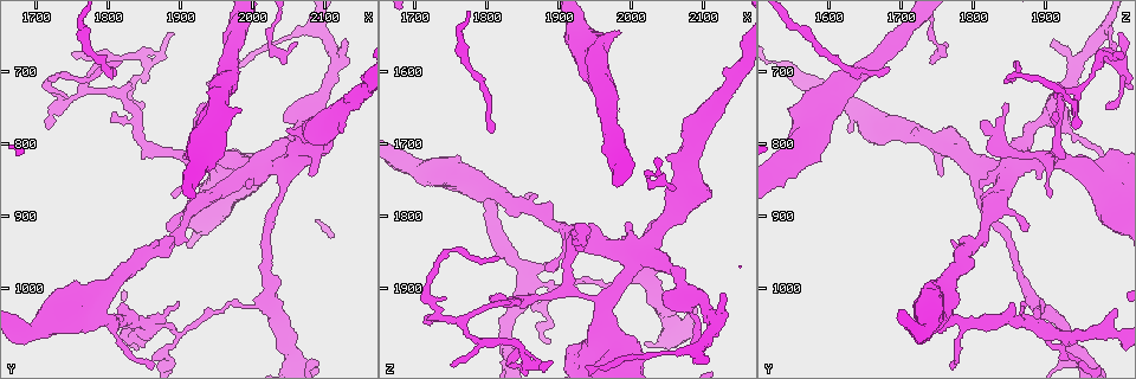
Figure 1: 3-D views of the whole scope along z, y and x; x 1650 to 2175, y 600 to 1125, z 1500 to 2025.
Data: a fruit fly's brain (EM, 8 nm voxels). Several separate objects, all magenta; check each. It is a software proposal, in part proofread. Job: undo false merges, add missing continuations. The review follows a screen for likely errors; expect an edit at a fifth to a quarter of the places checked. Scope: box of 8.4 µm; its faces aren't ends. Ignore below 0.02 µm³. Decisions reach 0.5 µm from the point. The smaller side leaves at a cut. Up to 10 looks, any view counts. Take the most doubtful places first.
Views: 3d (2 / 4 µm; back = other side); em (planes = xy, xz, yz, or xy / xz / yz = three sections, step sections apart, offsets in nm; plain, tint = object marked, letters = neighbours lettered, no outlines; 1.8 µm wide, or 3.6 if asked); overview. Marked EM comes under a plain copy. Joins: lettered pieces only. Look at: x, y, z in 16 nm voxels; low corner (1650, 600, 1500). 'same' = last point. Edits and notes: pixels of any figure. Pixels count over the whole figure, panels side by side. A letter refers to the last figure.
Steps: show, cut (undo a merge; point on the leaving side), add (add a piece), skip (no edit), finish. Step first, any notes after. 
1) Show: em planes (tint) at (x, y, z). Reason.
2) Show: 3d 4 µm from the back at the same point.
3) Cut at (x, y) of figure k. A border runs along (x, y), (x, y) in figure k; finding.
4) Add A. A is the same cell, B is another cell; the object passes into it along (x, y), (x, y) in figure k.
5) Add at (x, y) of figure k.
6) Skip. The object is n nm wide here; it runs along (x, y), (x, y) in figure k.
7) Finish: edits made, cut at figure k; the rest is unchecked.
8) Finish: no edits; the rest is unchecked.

Show: em planes (letters) at (1980, 750, 1545). Thick end.

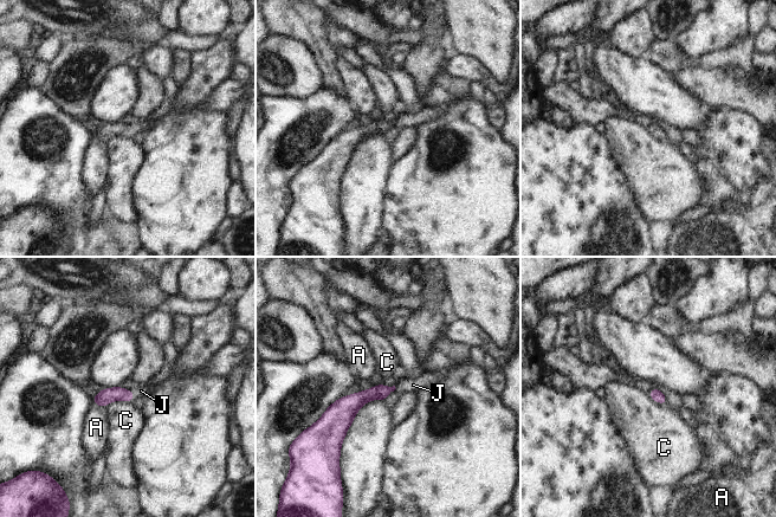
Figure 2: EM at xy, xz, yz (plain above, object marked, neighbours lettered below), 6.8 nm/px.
Add J. The longest contact is with C, 200 nm; J is the same cell, A and C are other cells; the cell continues.

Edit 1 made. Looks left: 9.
Show: 3d 4 µm at (1850, 750, 1980). Tapers out.

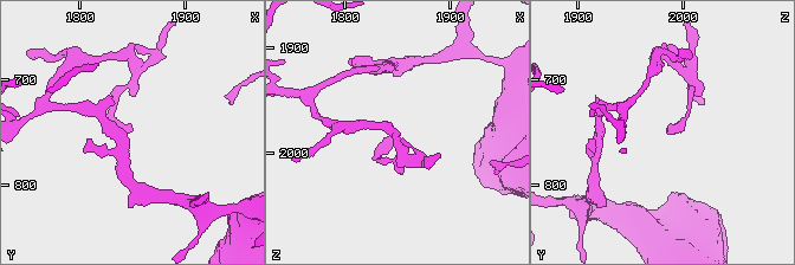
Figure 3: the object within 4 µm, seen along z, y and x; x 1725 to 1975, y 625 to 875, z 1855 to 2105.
Show: em planes (letters) at (1850, 750, 1984). Shape alone is not enough.

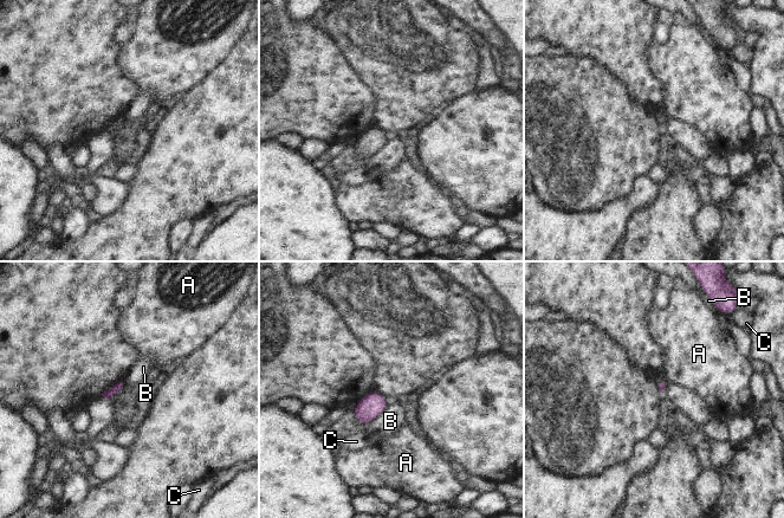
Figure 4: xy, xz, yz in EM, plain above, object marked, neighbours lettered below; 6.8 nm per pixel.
Skip. A, B and C are other cells; a border runs along (386, 409), (377, 414), (365, 427) in figure 4; none of them fits.

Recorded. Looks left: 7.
Show: 3d 2 µm at (1885, 915, 1875).

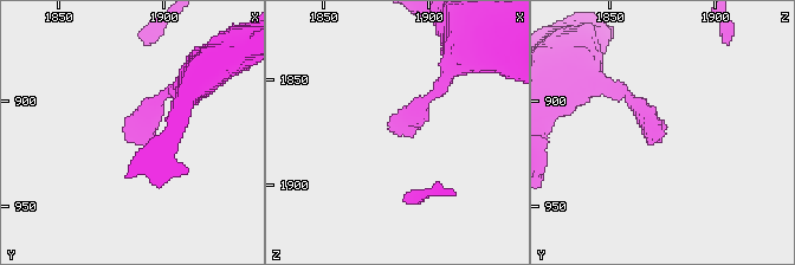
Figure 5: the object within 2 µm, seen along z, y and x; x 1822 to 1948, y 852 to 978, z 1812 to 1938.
Show: em yz step 4 (tint) at (1882, 919, 1874). Now the EM.

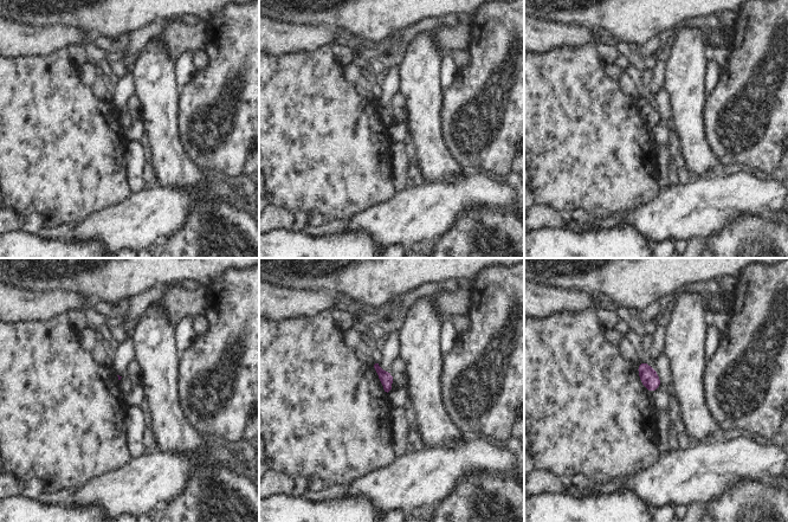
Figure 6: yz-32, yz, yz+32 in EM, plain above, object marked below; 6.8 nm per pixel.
Show: em planes (letters) at the same point.

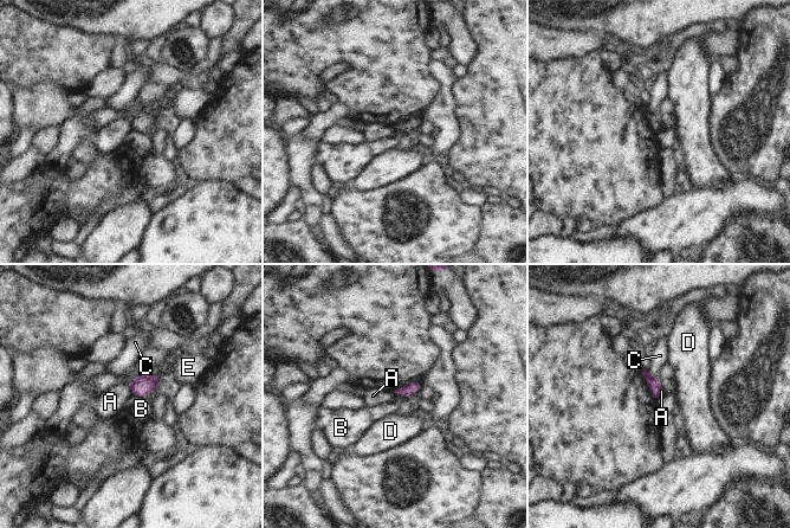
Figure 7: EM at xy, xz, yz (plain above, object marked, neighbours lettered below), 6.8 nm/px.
Skip. A, B, C, D and E are other cells; a border runs along (127, 382), (131, 393) in figure 7; no lettered piece goes on from it.

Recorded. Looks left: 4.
Finish: edits made, add at figure 2; the rest is unchecked.

